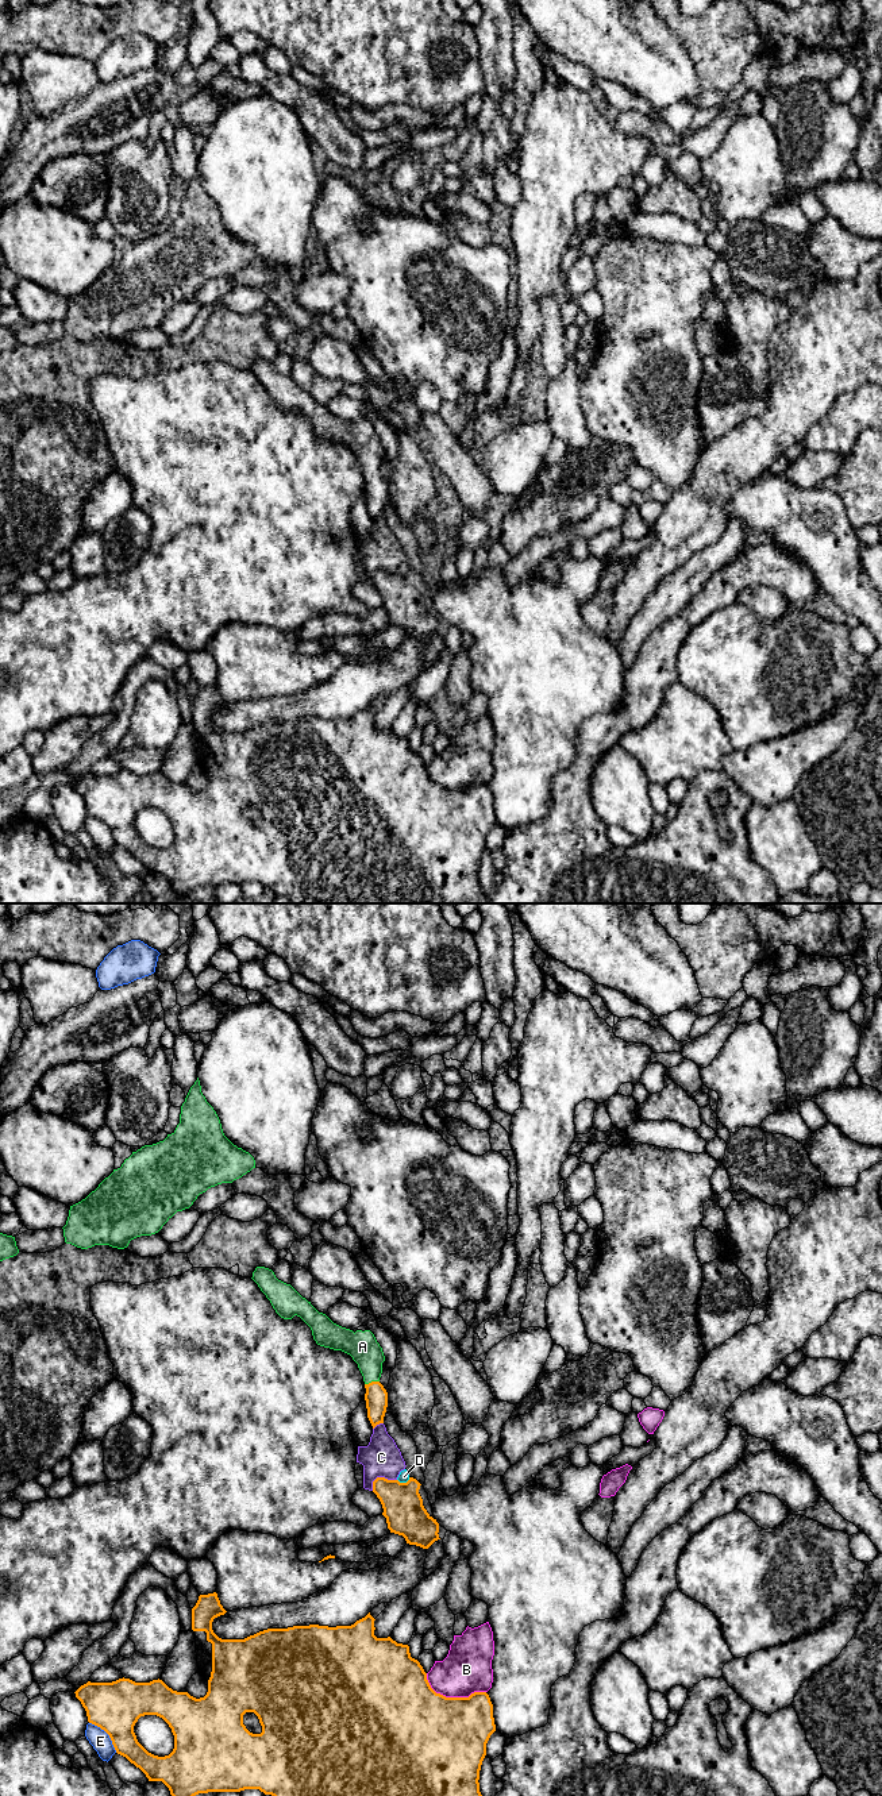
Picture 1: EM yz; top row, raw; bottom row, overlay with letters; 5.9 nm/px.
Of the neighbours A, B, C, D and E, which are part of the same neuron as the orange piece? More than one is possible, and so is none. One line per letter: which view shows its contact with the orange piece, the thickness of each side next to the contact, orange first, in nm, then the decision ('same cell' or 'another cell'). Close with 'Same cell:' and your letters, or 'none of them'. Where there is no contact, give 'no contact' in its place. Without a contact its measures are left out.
A: meets orange in yz; 140 nm thick on the orange side, 180 nm on the other; same cell
B: meets orange in yz; 500 nm thick on the orange side, 280 nm on the other; another cell
C: meets orange in yz; 240 nm thick on the orange side, 220 nm on the other; another cell
D: meets orange in yz; 240 nm thick on the orange side, 60 nm on the other; another cell
E: meets orange in yz; 300 nm thick on the orange side, 120 nm on the other; another cell
Same cell: A

